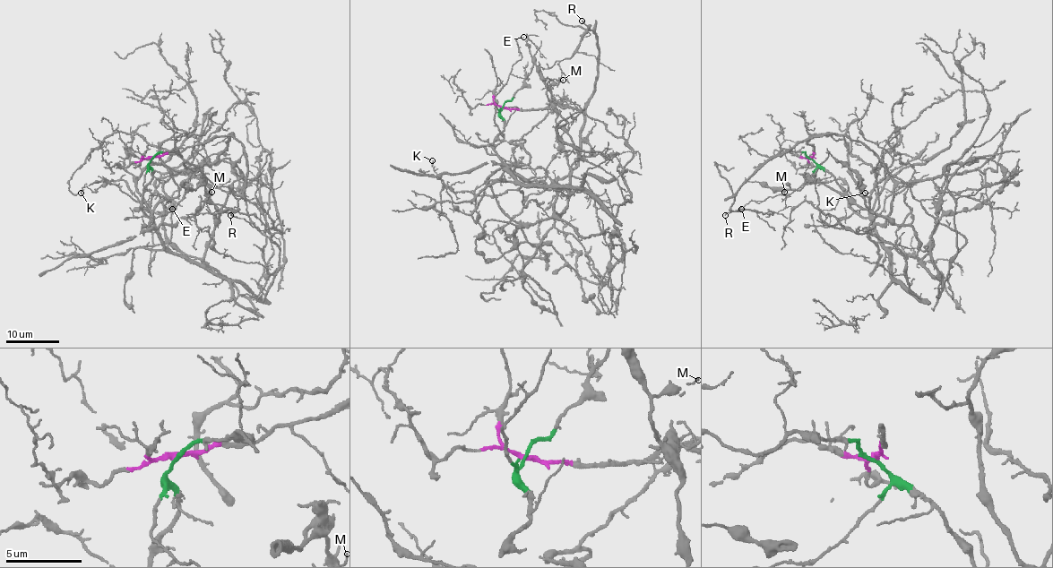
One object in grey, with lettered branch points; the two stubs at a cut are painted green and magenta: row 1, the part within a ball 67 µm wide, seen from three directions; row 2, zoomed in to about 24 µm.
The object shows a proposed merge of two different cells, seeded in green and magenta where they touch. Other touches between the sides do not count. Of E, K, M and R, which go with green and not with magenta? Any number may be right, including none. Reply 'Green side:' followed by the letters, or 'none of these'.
Green side: E, K

